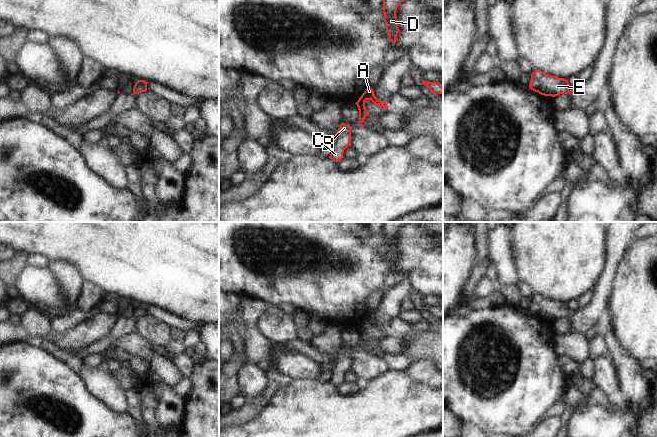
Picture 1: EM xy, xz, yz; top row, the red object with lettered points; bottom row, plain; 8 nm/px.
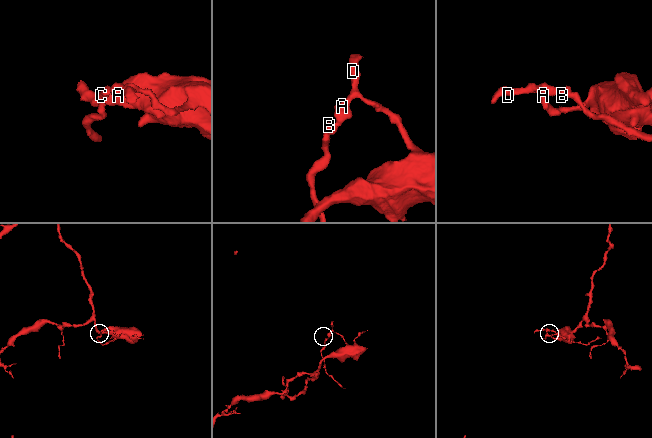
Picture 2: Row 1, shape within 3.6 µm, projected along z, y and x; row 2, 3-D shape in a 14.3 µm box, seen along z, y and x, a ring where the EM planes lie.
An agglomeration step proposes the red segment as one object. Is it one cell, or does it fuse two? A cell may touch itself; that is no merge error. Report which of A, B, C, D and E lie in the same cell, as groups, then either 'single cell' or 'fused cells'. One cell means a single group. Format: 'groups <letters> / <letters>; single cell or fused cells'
groups A B C D E; single cell

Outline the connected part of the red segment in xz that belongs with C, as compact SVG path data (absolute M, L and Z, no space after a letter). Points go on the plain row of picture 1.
M343 346L340 348L331 370L331 378L329 382L332 385L337 387L344 382L344 374L348 370L351 370L351 353L352 351L349 348L345 348Z

